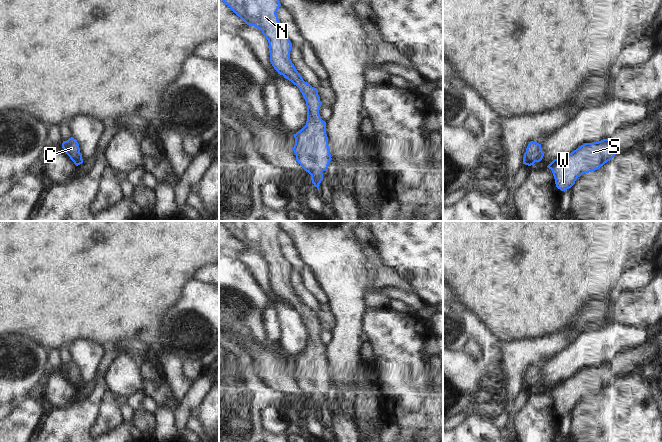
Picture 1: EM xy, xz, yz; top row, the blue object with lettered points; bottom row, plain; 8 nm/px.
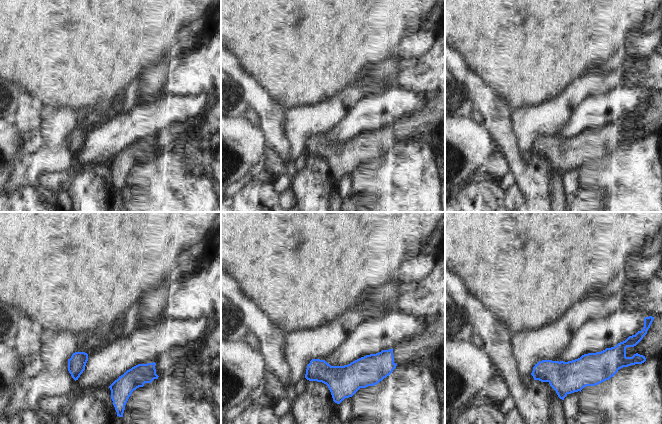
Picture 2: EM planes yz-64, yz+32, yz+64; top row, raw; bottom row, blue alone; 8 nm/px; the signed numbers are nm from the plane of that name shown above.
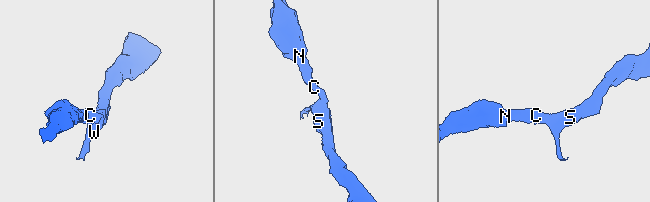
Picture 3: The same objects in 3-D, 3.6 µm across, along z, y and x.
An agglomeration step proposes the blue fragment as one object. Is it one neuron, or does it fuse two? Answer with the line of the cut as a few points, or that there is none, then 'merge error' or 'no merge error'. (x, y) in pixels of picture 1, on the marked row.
cut none; no merge error

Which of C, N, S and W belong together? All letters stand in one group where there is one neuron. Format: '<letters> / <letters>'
C N S W

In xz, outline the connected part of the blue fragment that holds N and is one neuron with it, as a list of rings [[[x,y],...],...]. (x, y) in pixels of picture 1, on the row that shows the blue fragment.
[[[222,0],[238,17],[240,17],[247,25],[254,26],[262,31],[269,43],[270,62],[274,69],[284,78],[296,85],[302,93],[307,106],[307,121],[306,125],[294,134],[295,145],[292,148],[296,161],[300,166],[311,175],[312,183],[319,190],[319,184],[323,180],[323,171],[326,171],[331,161],[330,149],[328,146],[328,137],[326,134],[326,122],[320,117],[319,110],[322,105],[318,95],[318,89],[312,87],[305,82],[296,70],[290,59],[290,51],[292,43],[283,34],[280,21],[276,14],[281,6],[279,0]]]

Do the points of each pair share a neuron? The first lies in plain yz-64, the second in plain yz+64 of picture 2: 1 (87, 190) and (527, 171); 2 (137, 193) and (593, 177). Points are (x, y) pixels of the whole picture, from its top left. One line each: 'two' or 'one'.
1: one
2: one

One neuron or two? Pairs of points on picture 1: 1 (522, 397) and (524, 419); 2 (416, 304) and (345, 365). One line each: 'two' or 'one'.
1: two
2: two

